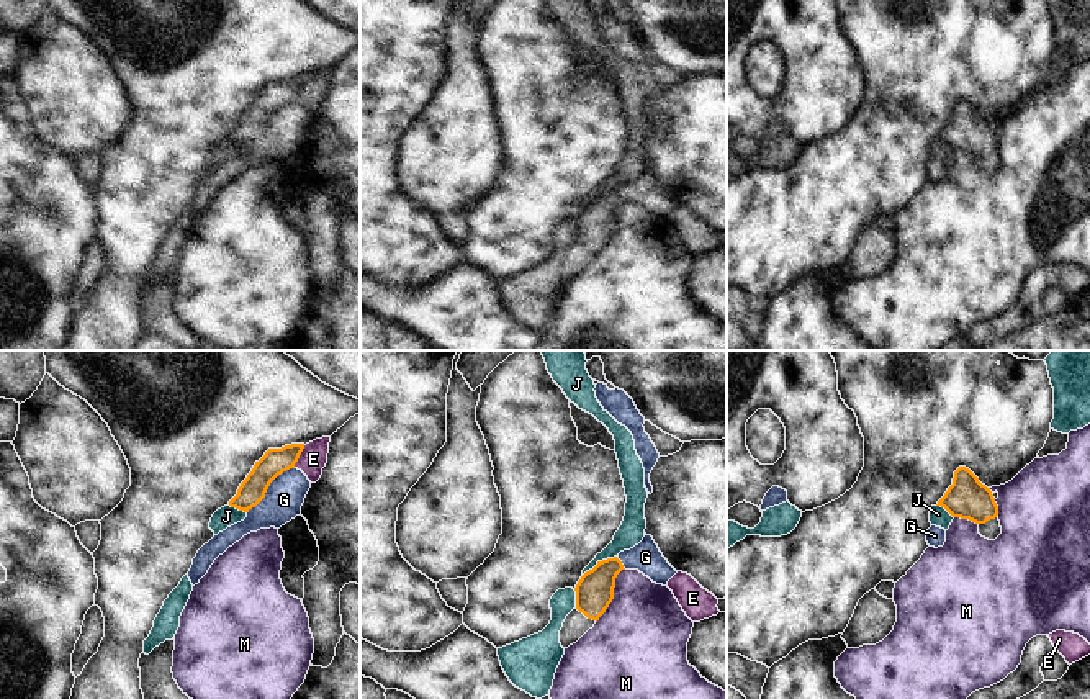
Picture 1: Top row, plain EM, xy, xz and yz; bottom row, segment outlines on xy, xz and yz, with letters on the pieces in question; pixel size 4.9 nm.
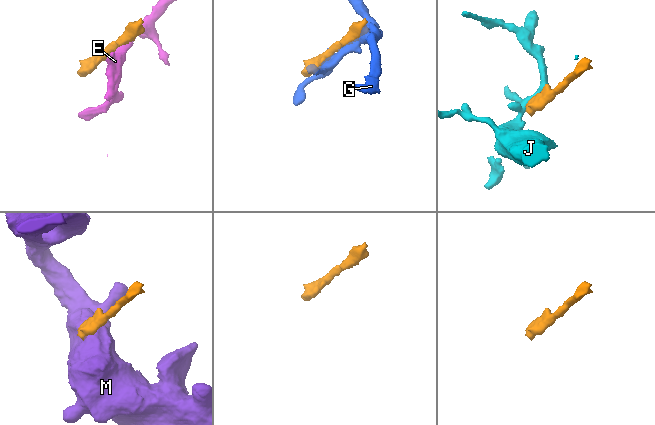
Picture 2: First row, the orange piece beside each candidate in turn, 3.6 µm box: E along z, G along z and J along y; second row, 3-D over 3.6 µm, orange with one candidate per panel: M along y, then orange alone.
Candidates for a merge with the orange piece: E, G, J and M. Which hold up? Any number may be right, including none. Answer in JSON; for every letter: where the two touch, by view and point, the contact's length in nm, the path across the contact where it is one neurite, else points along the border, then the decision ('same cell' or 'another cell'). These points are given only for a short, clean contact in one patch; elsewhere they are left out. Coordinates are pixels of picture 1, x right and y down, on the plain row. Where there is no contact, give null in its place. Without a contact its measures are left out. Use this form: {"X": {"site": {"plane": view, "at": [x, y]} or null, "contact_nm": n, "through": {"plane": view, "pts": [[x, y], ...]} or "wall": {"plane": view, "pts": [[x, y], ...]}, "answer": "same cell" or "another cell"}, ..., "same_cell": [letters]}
{"E": {"site": {"plane": "xy", "at": [298, 90]}, "contact_nm": 130, "wall": {"plane": "xy", "pts": [[305, 79], [293, 100]]}, "answer": "another cell"}, "G": {"site": {"plane": "xy", "at": [269, 118]}, "contact_nm": 320, "answer": "another cell"}, "J": {"site": {"plane": "xz", "at": [599, 195]}, "contact_nm": 190, "wall": {"plane": "xz", "pts": [[616, 189], [599, 193], [583, 208]]}, "answer": "another cell"}, "M": {"site": {"plane": "xz", "at": [612, 229]}, "contact_nm": 300, "wall": {"plane": "xz", "pts": [[624, 202], [616, 211], [612, 234], [596, 256]]}, "answer": "another cell"}, "same_cell": []}

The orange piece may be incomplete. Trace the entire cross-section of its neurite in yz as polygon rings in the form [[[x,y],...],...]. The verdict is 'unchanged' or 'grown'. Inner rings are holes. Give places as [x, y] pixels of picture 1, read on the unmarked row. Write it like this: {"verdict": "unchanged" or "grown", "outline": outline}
{"verdict": "grown", "outline": [[[966,100],[954,105],[953,118],[936,139],[944,141],[953,151],[969,152],[979,159],[979,167],[995,174],[1002,167],[998,139],[985,118]]]}

